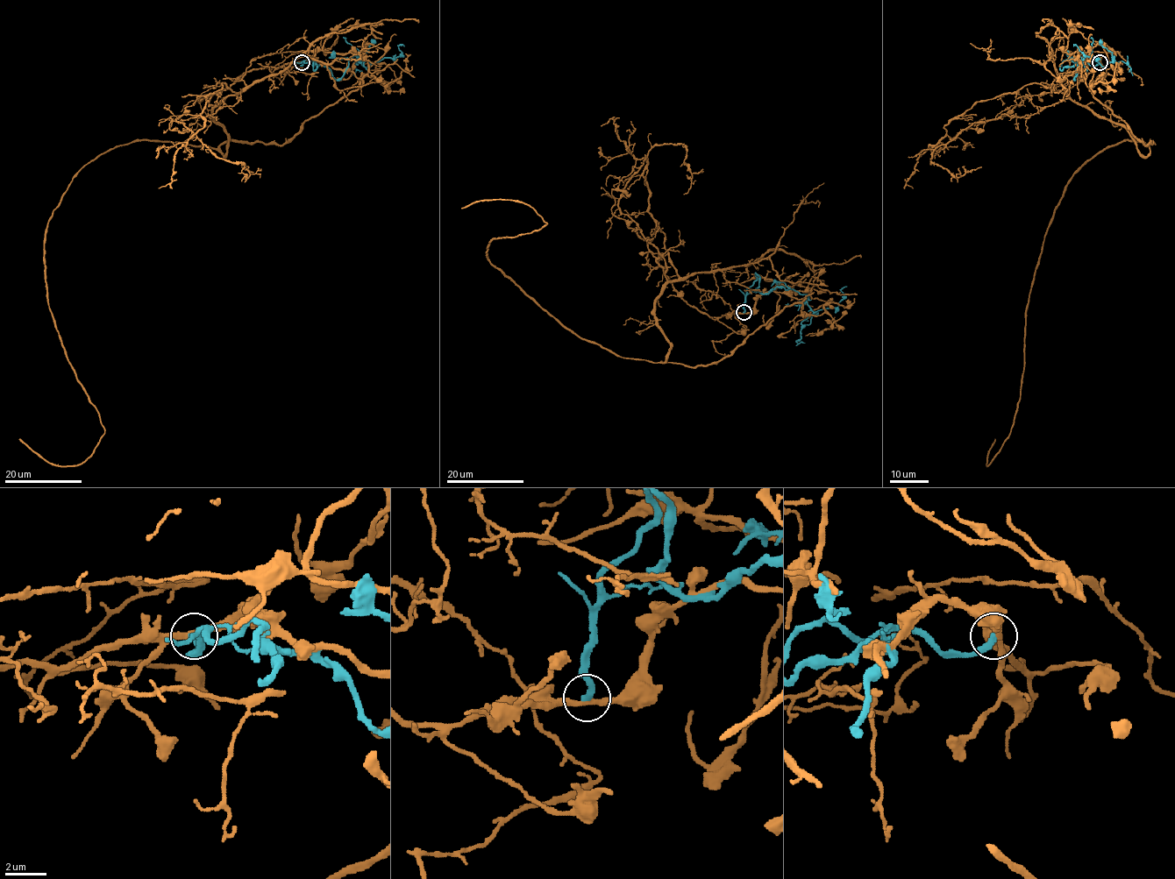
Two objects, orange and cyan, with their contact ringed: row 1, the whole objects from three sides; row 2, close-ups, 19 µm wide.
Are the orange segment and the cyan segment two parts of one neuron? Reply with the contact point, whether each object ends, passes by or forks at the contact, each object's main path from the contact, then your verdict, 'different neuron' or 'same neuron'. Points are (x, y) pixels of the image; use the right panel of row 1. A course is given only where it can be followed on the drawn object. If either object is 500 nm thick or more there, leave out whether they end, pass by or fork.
place (1100, 62); orange passes by; cyan ends; course orange (1100, 62), (1078, 64), (1090, 91), (1154, 142), (1100, 151), (1053, 211), (1018, 409), (986, 466), (995, 439); course cyan (1100, 62), (1089, 65), (1080, 60), (1074, 80), (1078, 55), (1082, 60), (1088, 56), (1099, 63), (1073, 46); different neuron

